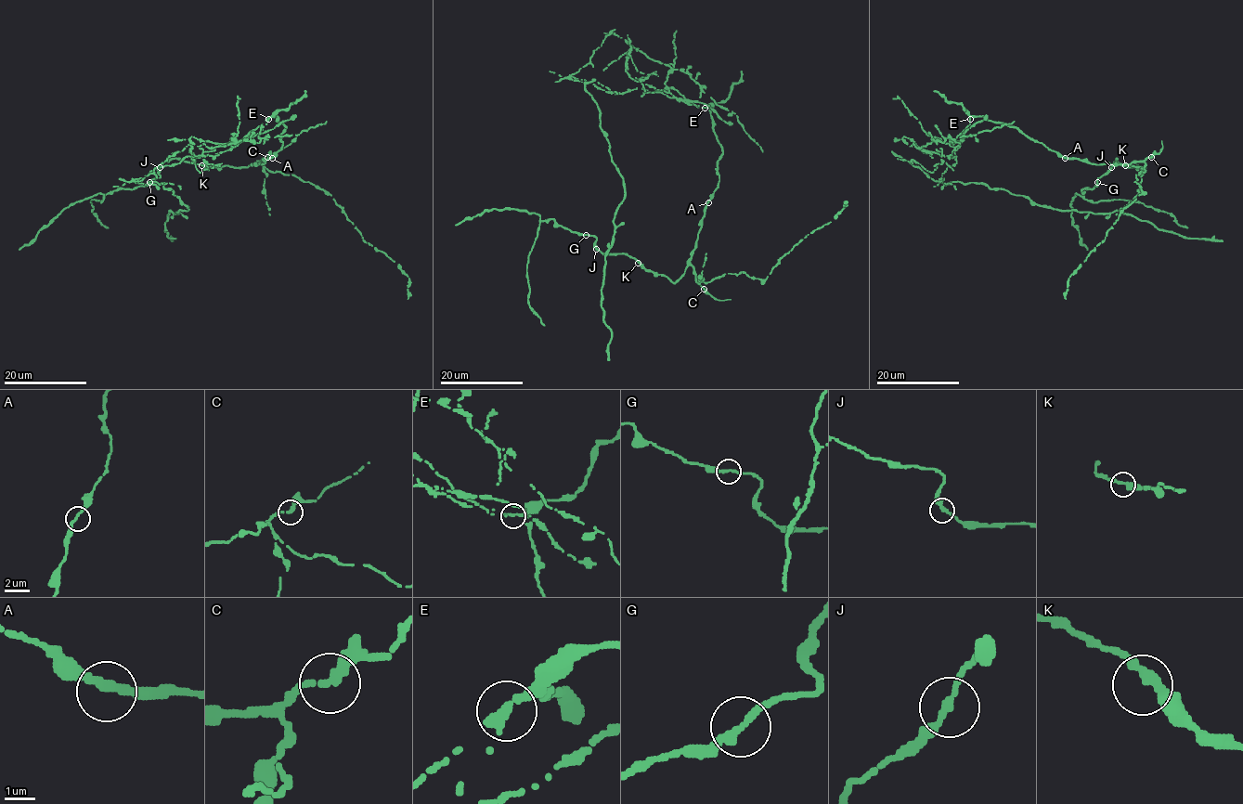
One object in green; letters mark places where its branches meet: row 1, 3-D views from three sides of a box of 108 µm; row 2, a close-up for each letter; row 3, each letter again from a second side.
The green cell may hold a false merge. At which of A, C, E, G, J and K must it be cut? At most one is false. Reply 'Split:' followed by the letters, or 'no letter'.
Split: E

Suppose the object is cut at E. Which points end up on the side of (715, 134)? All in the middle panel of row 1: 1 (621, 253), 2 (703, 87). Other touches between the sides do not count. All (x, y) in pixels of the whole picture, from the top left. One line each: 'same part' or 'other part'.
1: same part
2: other part

